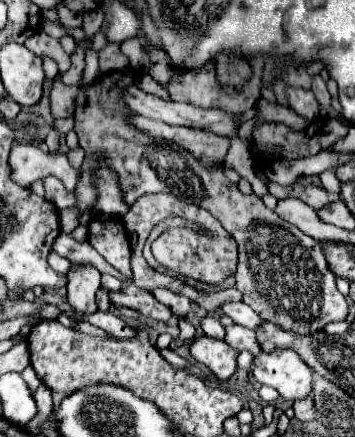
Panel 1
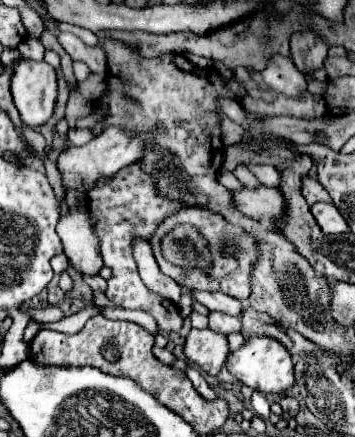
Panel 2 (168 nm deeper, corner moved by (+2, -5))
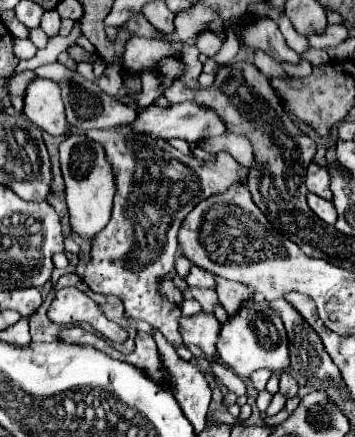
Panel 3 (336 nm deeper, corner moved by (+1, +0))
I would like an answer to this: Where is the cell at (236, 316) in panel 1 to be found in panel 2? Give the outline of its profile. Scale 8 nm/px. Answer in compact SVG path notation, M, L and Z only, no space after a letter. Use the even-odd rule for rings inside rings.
M194 290L192 296L194 296L194 300L202 302L208 310L226 312L226 314L232 314L232 316L240 316L240 312L242 312L242 304L240 304L236 298L232 298L232 296L224 294L224 292L204 292L204 290Z

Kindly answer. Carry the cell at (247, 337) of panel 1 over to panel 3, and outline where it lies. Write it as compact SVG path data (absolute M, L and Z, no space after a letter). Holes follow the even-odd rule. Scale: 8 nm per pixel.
M189 287L185 291L185 299L197 299L203 307L205 313L213 313L215 307L219 307L219 299L217 299L217 293L215 291L207 291L207 289L195 289L195 287Z

